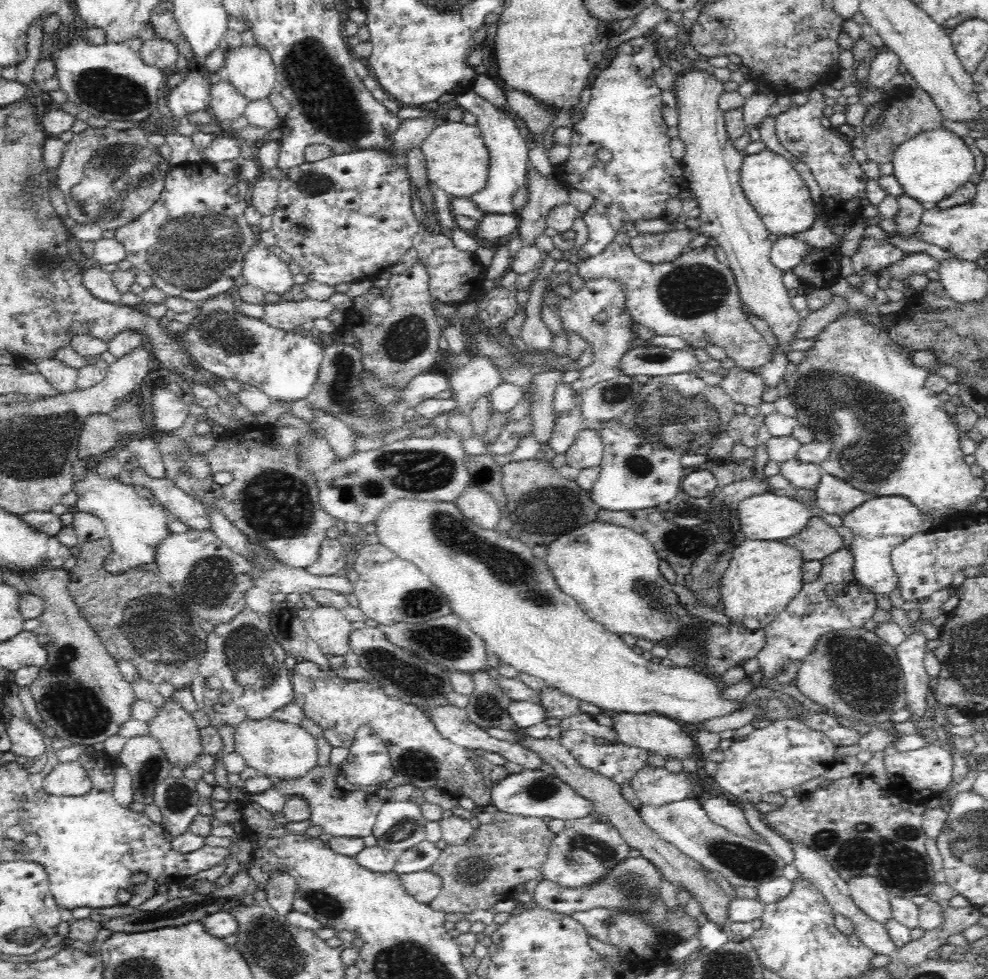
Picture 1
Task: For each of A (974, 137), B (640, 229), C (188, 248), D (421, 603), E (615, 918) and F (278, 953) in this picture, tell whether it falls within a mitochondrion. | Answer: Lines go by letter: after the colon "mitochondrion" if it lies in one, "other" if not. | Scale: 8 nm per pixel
A: other
B: other
C: mitochondrion
D: mitochondrion
E: mitochondrion
F: mitochondrion

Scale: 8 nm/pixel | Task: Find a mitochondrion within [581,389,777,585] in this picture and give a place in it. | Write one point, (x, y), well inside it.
(641, 466)

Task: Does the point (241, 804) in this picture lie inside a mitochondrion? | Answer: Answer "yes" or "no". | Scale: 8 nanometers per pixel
no

